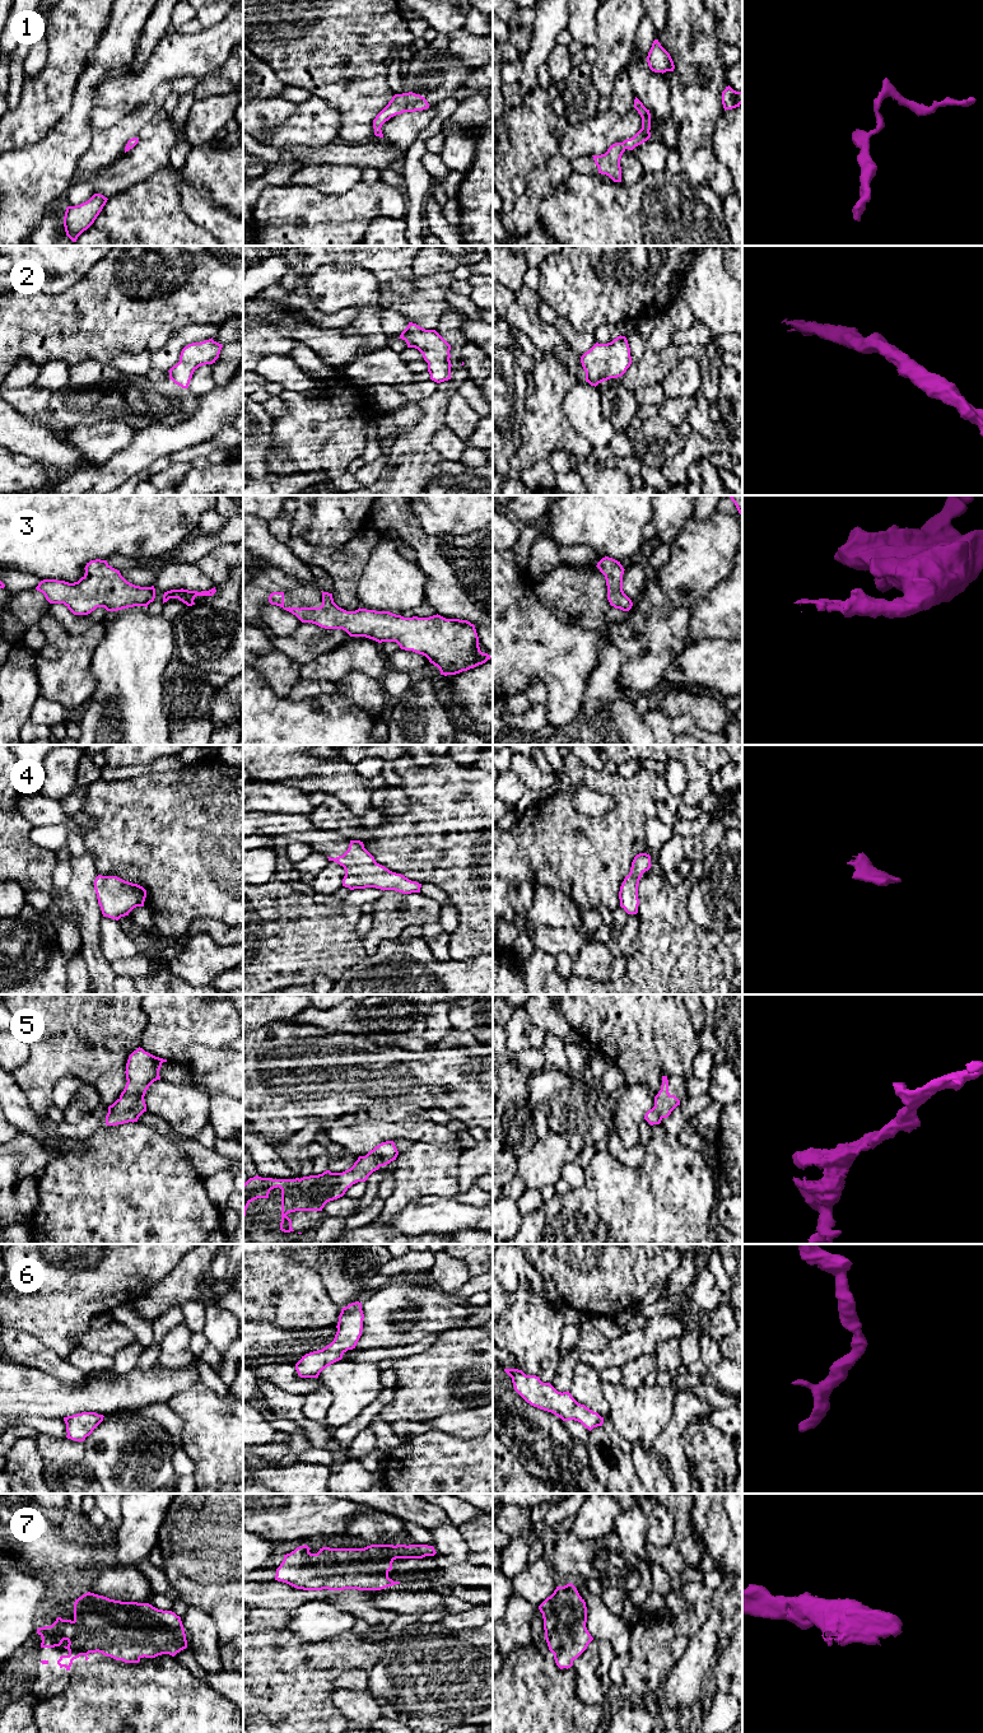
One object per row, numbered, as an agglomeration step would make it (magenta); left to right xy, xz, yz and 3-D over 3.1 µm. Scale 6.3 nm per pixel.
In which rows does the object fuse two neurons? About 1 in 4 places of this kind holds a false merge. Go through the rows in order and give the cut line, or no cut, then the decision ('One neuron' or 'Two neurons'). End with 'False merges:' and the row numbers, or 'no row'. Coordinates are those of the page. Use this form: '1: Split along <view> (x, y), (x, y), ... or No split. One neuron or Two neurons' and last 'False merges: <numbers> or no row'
1: No split. One neuron
2: No split. One neuron
3: No split. One neuron
4: No split. One neuron
5: No split. One neuron
6: No split. One neuron
7: No split. One neuron
False merges: no row

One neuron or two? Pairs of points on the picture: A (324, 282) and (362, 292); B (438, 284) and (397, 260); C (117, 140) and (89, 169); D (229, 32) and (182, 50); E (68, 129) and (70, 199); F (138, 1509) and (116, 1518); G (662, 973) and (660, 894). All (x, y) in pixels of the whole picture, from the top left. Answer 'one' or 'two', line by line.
A: one
B: one
C: one
D: one
E: two
F: two
G: one

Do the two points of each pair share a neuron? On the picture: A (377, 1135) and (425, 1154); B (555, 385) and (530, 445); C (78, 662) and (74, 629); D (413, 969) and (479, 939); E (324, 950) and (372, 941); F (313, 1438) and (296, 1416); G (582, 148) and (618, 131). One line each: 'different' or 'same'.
A: different
B: same
C: different
D: different
E: different
F: same
G: same

